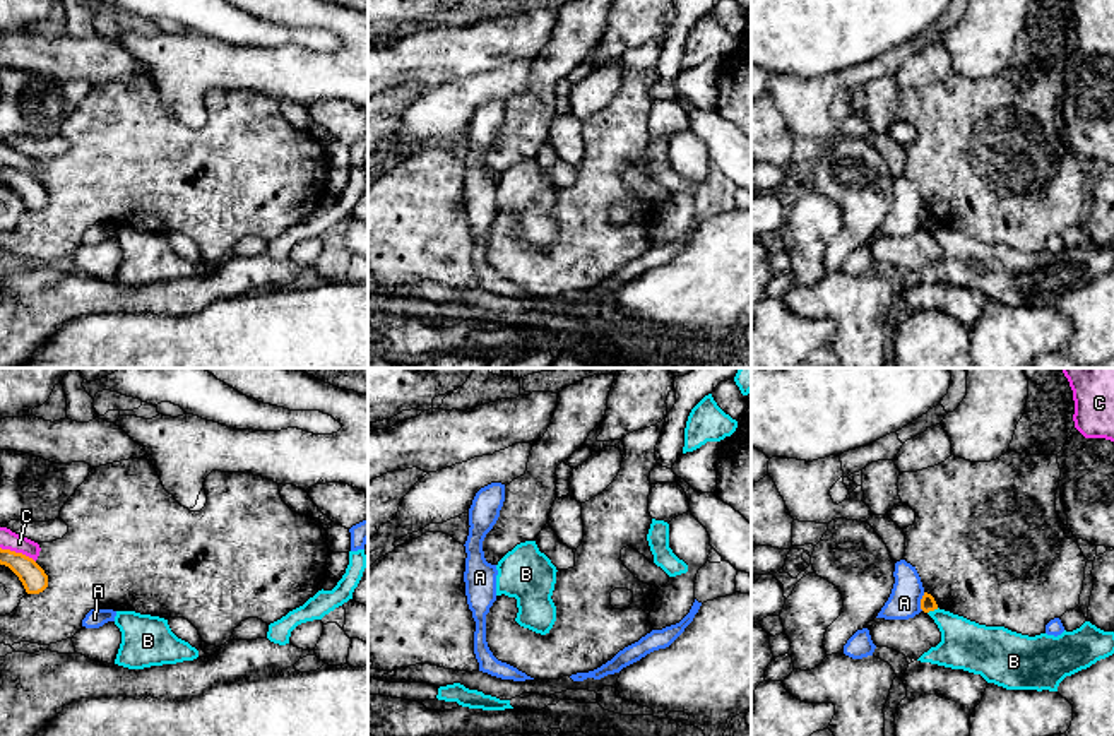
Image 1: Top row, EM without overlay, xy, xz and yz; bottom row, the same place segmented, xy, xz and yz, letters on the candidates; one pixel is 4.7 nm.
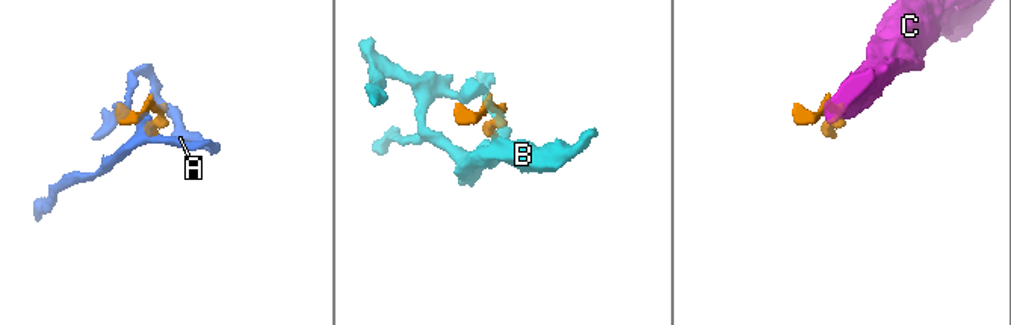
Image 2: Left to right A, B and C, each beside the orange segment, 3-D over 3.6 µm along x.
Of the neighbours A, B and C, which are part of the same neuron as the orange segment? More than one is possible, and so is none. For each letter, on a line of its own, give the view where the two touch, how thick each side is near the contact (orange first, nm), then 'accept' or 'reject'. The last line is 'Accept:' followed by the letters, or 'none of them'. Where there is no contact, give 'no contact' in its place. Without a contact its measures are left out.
A: contact in yz; calibres 70 and 150 nm; reject
B: contact in yz; calibres 70 and 220 nm; reject
C: contact in xy; calibres 120 and 90 nm; reject
Accept: none of them

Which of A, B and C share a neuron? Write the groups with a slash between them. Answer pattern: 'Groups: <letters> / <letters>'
Groups: A C / B

